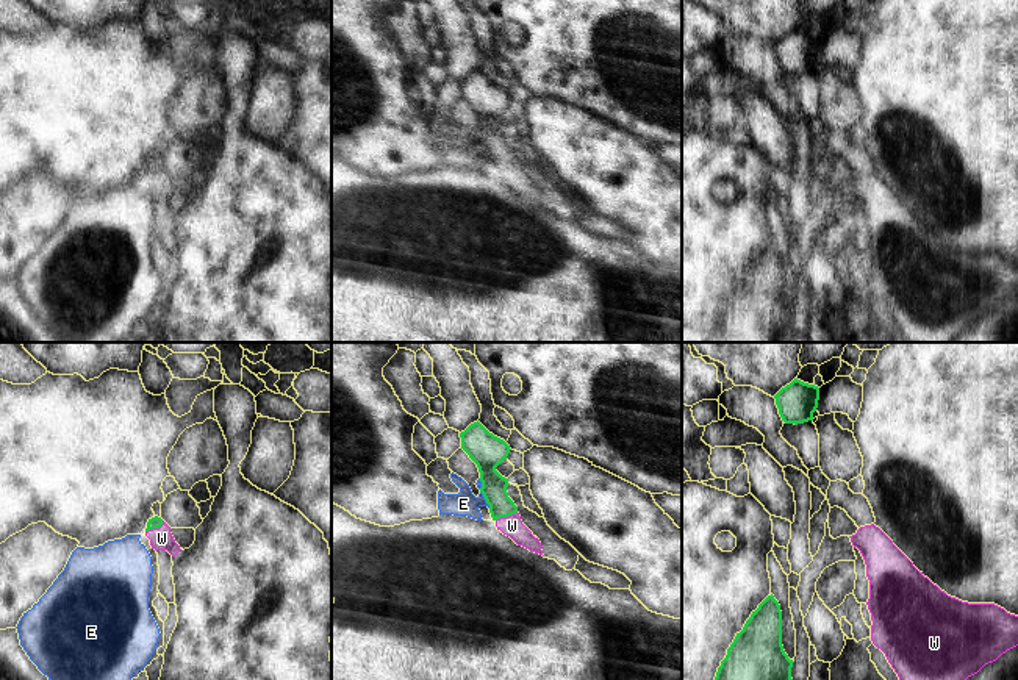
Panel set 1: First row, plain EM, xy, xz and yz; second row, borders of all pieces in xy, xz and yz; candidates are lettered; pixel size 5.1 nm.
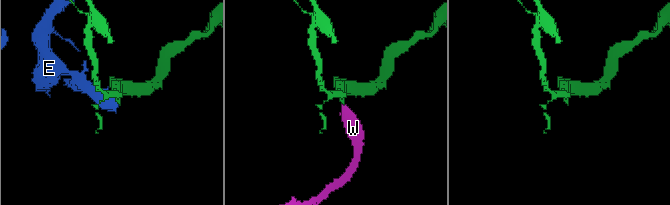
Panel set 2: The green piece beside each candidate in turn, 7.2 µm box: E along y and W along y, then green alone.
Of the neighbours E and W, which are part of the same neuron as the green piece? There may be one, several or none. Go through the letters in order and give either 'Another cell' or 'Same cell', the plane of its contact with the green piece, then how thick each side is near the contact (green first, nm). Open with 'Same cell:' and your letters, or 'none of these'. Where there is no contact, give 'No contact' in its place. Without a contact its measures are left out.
Same cell: W
E: Another cell. Touches green in xz. Thickness 180 nm (green) against 130 nm
W: Same cell. Touches green in xz. Thickness 130 nm (green) against 110 nm

